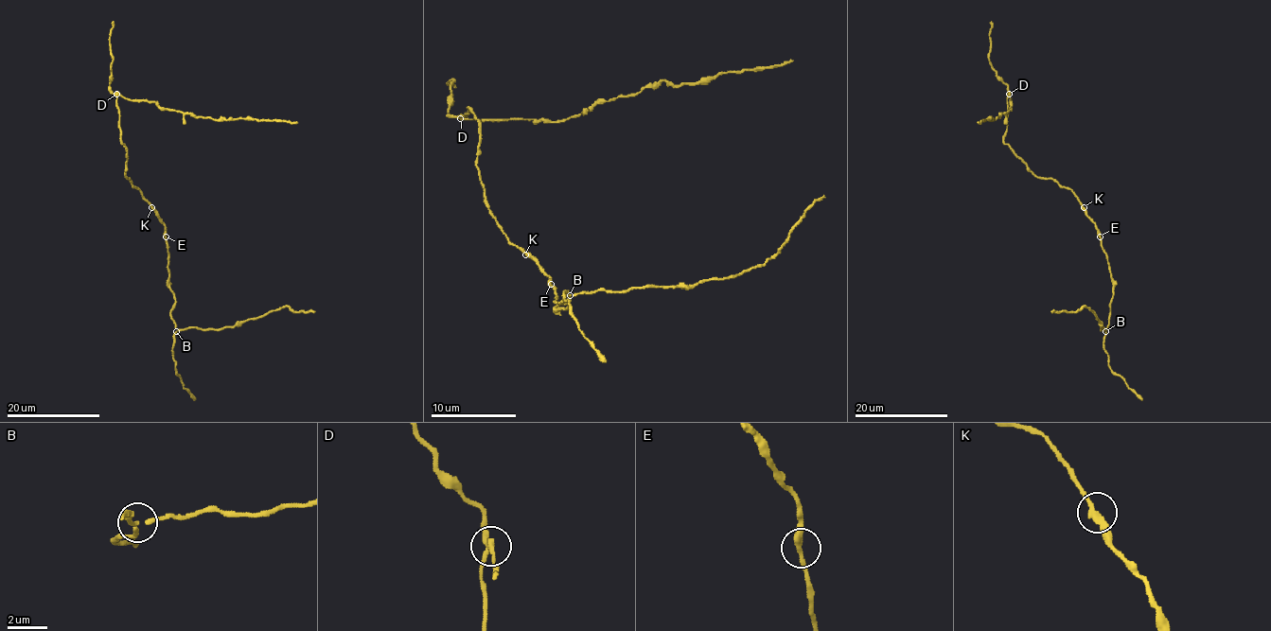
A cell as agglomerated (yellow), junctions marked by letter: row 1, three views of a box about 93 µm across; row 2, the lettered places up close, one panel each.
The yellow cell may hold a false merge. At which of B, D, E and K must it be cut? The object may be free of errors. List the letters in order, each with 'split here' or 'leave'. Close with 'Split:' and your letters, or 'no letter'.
B: leave
D: split here
E: leave
K: leave
Split: D

